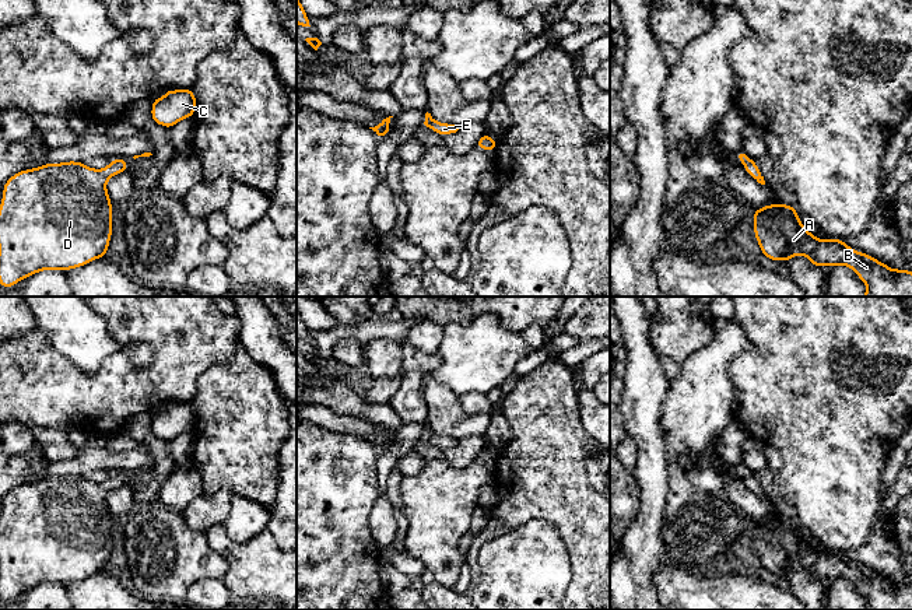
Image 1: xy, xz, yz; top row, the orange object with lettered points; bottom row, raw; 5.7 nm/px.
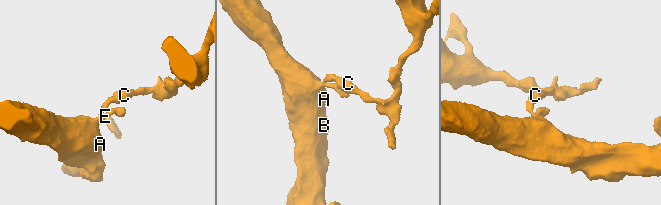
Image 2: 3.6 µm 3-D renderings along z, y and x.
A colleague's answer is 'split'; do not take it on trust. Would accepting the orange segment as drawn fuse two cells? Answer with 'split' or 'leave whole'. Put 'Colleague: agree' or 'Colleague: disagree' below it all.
leave whole
Colleague: disagree

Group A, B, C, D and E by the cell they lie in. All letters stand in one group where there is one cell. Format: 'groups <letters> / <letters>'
groups A B C D E

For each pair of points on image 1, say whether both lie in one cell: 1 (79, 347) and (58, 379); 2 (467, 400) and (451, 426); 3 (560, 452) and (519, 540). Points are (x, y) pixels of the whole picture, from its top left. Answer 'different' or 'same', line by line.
1: different
2: different
3: different

